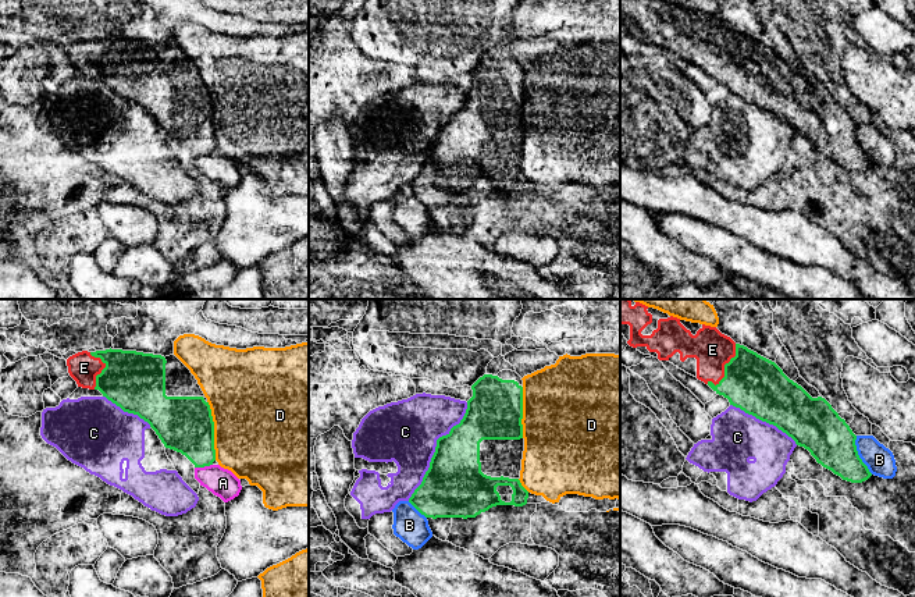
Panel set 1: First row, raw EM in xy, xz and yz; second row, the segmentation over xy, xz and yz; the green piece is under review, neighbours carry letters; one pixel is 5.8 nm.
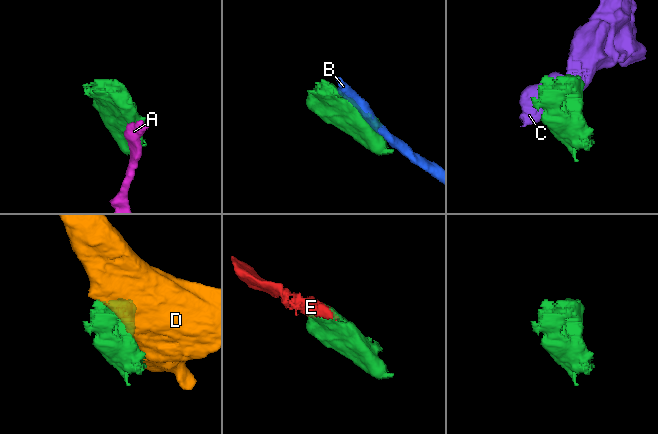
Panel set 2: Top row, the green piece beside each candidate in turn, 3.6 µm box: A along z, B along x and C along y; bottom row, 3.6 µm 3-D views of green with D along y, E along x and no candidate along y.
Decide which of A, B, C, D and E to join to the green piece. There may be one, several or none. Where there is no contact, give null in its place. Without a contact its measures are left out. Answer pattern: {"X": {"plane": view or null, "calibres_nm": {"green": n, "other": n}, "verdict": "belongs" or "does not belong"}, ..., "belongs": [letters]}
{"A": {"plane": "xy", "calibres_nm": {"green": 300, "other": 160}, "verdict": "does not belong"}, "B": {"plane": "yz", "calibres_nm": {"green": 280, "other": 160}, "verdict": "does not belong"}, "C": {"plane": "xz", "calibres_nm": {"green": 360, "other": 360}, "verdict": "does not belong"}, "D": {"plane": "xy", "calibres_nm": {"green": 320, "other": 500}, "verdict": "does not belong"}, "E": {"plane": "yz", "calibres_nm": {"green": 320, "other": 220}, "verdict": "belongs"}, "belongs": ["E"]}

